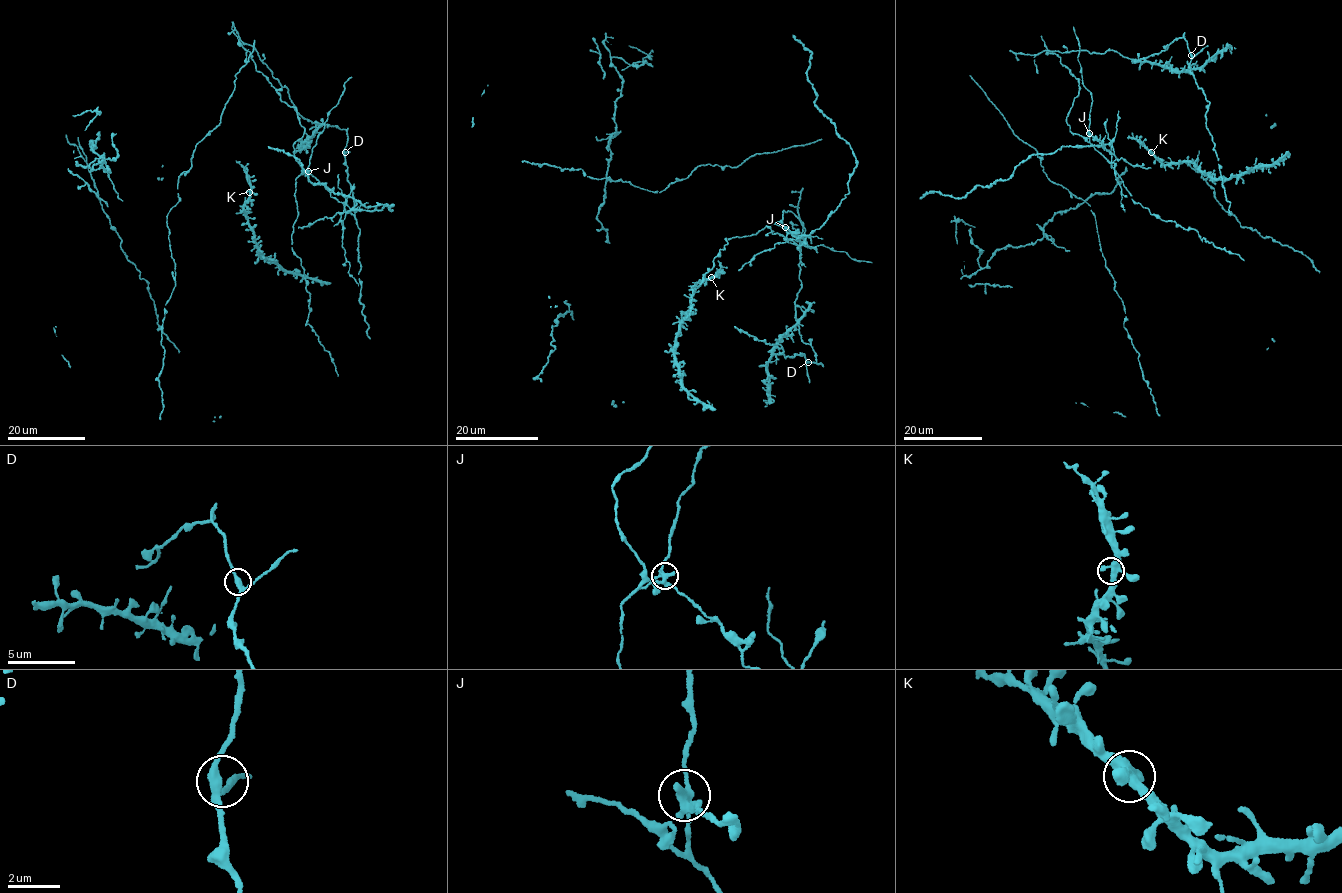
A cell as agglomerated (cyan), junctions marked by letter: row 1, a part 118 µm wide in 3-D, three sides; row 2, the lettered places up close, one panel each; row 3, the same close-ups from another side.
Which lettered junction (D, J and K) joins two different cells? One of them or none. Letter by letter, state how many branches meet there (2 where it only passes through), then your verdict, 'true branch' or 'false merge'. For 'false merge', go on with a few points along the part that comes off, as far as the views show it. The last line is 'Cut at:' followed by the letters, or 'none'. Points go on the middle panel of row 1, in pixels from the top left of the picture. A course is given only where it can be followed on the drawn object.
D: branches 3; true branch
J: branches 3; false merge
K: branches 3; true branch
Cut at: J

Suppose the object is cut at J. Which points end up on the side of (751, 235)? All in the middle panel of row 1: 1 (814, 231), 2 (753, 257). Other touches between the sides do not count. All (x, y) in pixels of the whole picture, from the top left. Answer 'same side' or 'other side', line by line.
1: other side
2: other side

